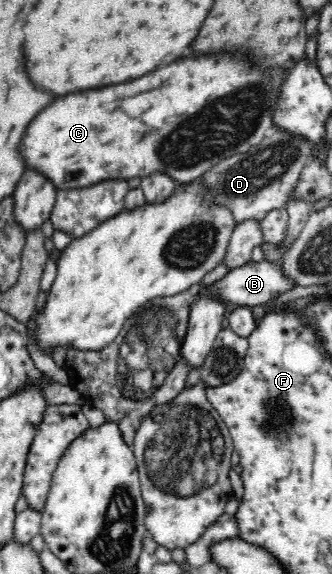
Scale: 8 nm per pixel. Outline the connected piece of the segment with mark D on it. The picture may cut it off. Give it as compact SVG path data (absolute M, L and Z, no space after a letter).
M278 129L248 152L220 160L198 180L210 192L214 202L230 208L237 225L251 218L259 220L270 210L281 208L291 200L303 167L315 158L315 149L311 140Z

